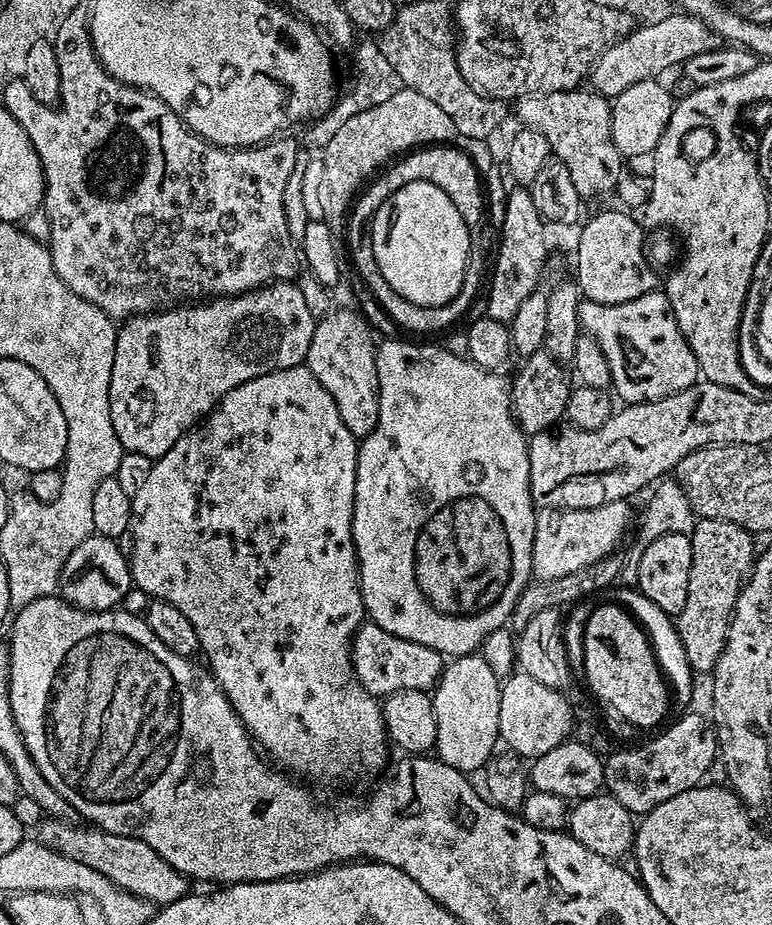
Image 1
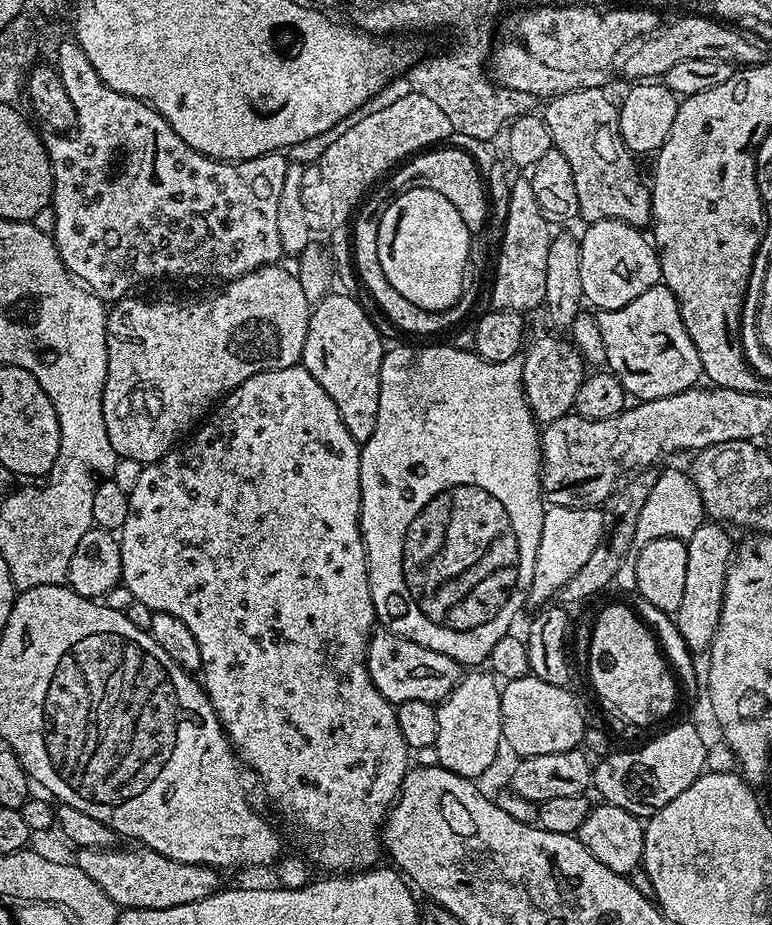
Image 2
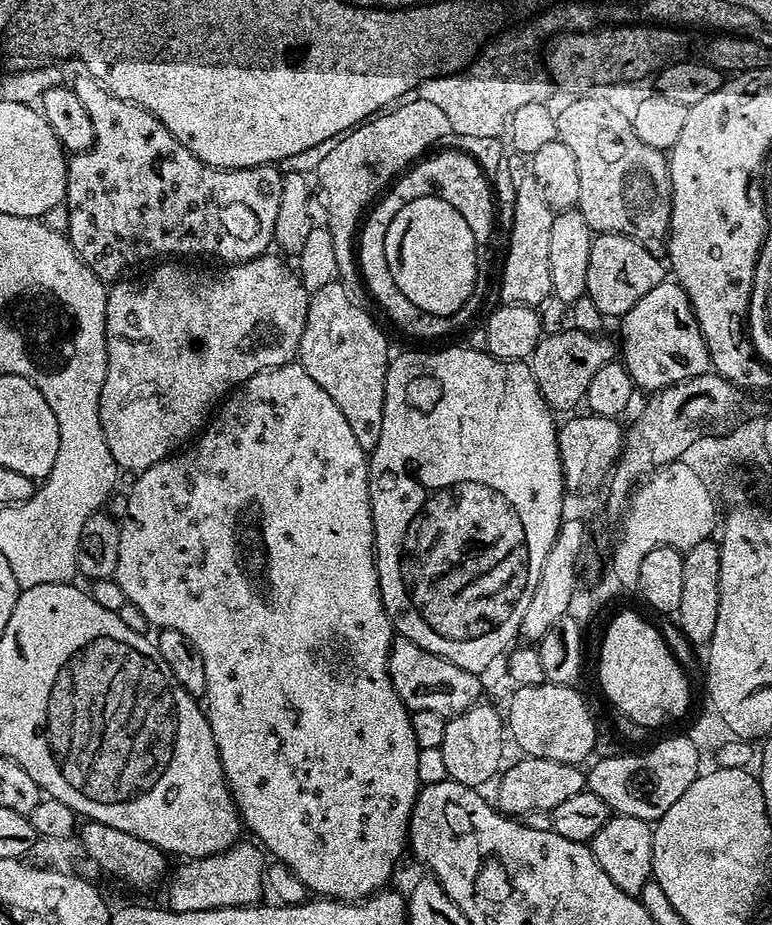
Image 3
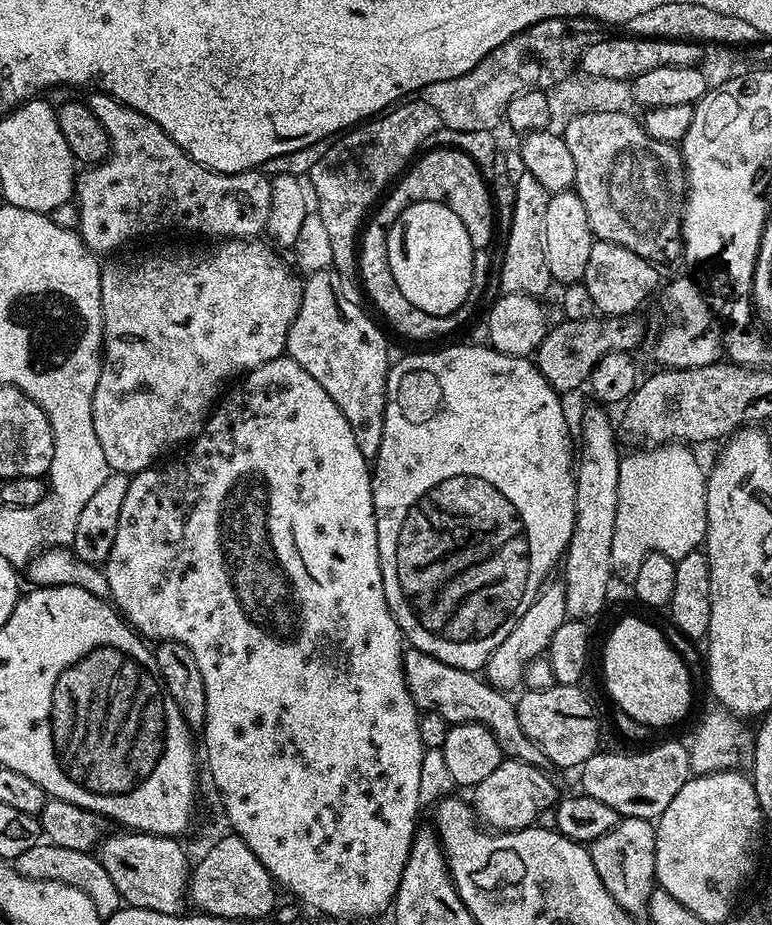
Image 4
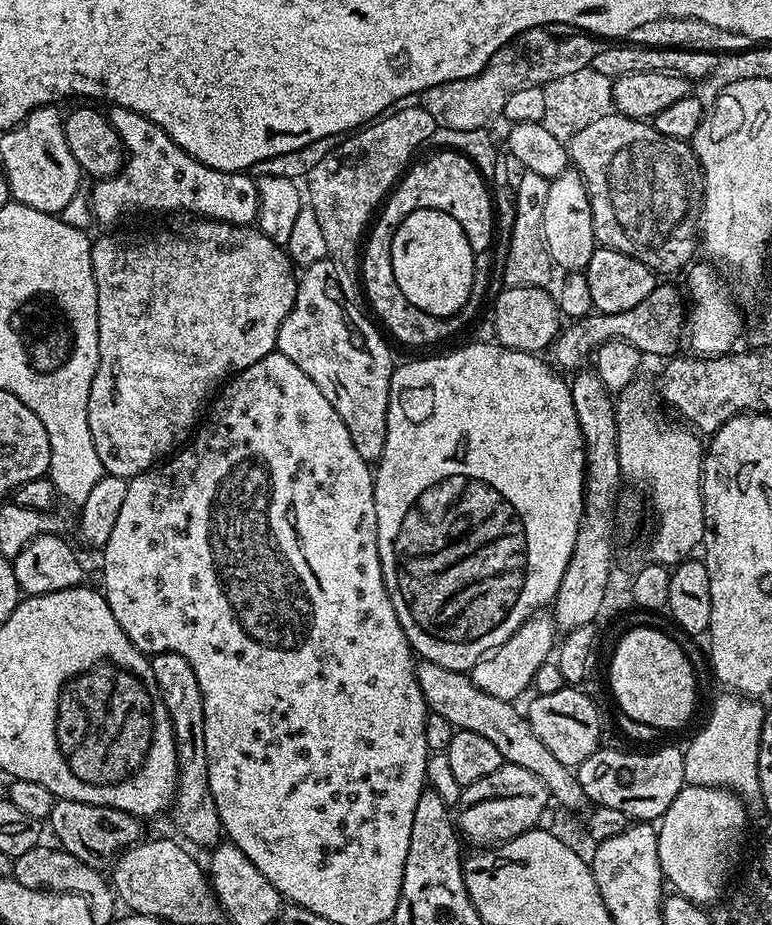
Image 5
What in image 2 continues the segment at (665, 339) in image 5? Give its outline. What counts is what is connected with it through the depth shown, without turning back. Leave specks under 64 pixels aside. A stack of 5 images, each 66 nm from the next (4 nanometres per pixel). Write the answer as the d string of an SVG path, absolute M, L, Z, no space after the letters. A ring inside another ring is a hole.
M544 336L531 344L532 341L522 356L524 393L537 425L543 426L569 415L575 409L578 386L582 386L586 375L586 363L571 339Z

